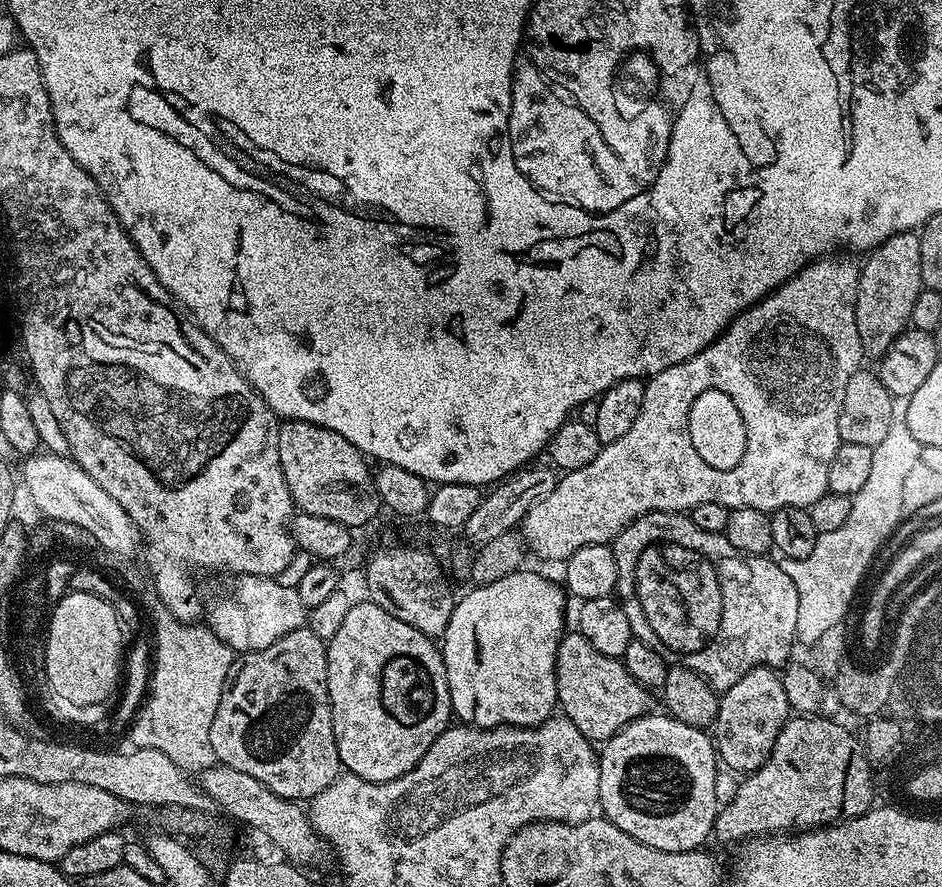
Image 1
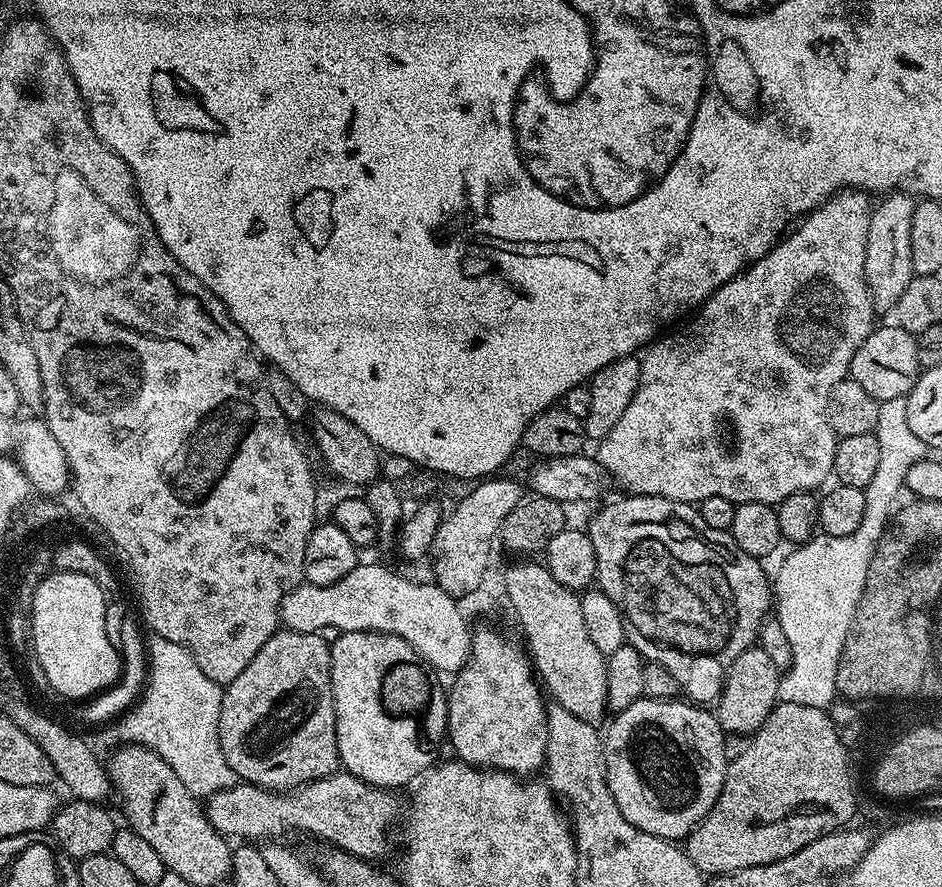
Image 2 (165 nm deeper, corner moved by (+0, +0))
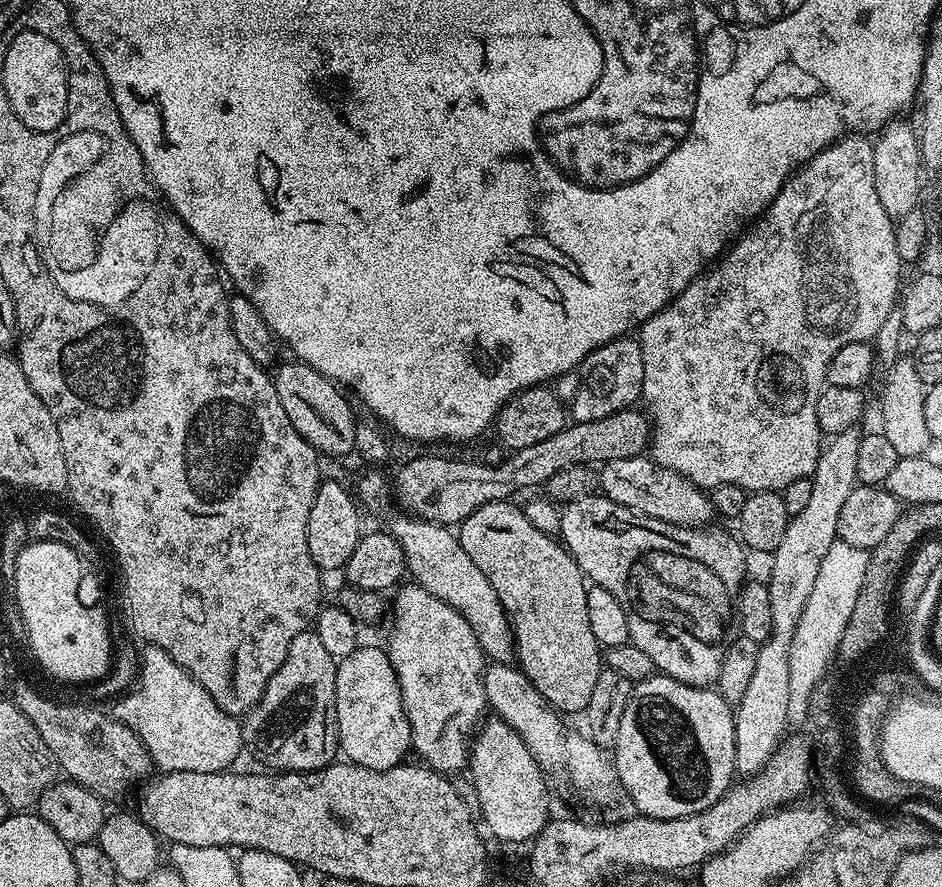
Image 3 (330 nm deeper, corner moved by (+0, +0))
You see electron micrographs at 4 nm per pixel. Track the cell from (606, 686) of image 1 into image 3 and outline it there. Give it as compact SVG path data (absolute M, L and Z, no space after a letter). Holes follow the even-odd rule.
M495 500L474 510L474 514L458 526L458 535L462 550L470 554L470 558L474 558L474 566L490 578L494 594L498 594L504 612L512 621L514 656L517 661L520 659L520 671L528 675L538 694L542 694L542 698L546 698L557 712L583 713L602 670L602 649L594 638L594 630L590 630L590 618L586 614L589 585L576 560L556 536L537 530L530 523L530 518L526 518L523 507L516 505L515 508L508 500Z

